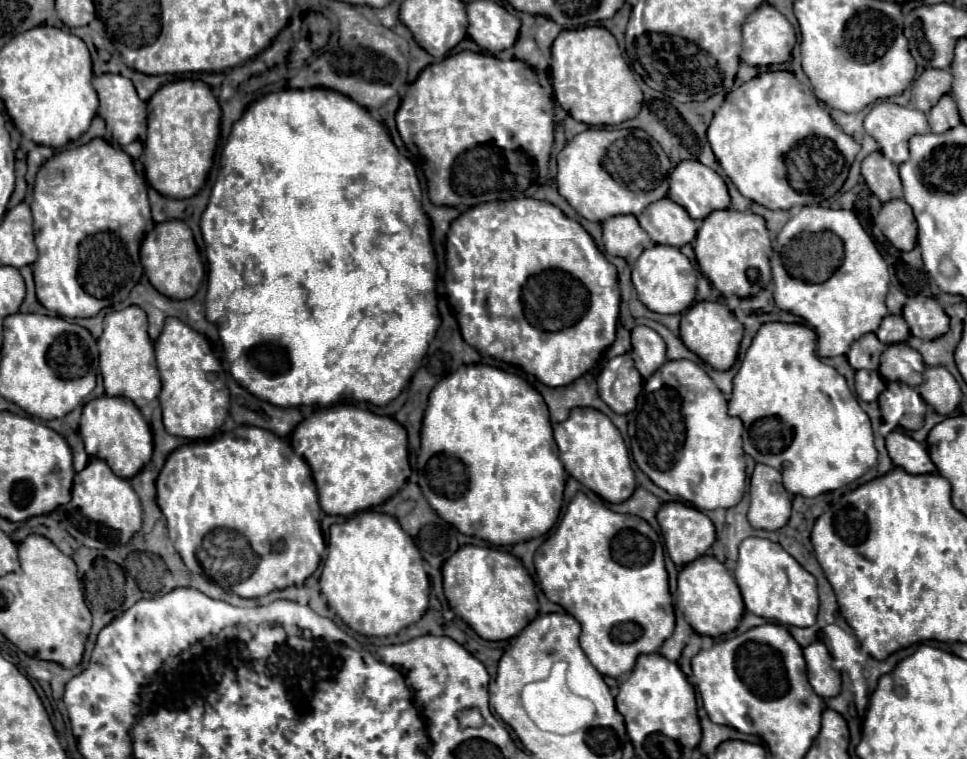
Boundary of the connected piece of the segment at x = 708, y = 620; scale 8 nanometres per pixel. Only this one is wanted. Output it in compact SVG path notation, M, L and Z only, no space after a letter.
M713 555L697 557L695 561L691 561L691 565L679 571L677 607L683 611L685 621L699 635L709 635L709 637L719 637L723 633L733 631L743 615L743 599L735 583L735 577Z

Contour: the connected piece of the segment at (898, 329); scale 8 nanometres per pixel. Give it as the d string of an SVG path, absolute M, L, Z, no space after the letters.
M887 315L887 317L881 321L881 325L879 325L879 329L877 329L875 335L877 335L879 341L883 341L885 345L891 345L891 343L901 343L901 341L905 341L905 339L909 337L909 329L907 329L907 323L903 321L901 315Z

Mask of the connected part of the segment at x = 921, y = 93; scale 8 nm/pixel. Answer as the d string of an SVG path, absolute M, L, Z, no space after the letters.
M925 69L911 89L911 107L927 113L943 95L951 91L951 73L945 69Z

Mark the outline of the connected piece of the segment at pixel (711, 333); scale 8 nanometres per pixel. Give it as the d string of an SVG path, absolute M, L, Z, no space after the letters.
M699 301L691 305L681 317L681 341L715 369L725 371L735 363L741 337L743 337L743 325L725 305L717 301Z

